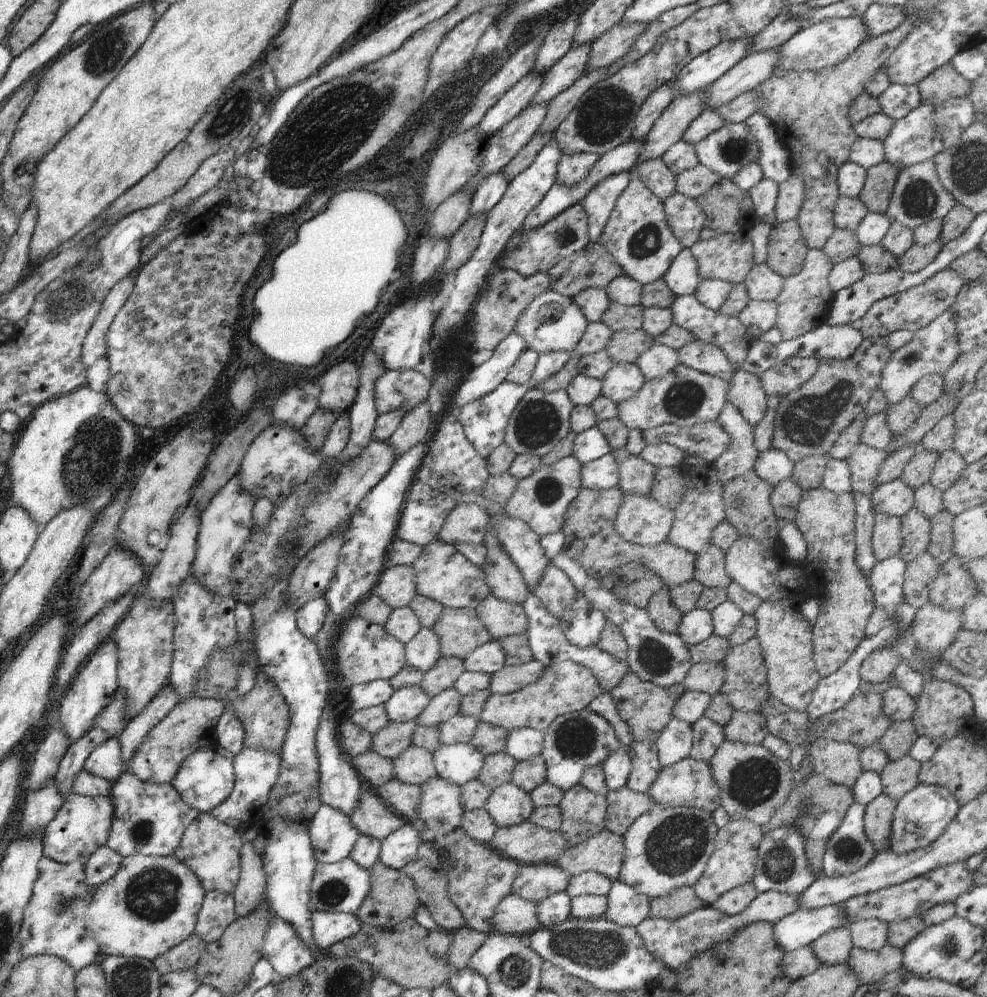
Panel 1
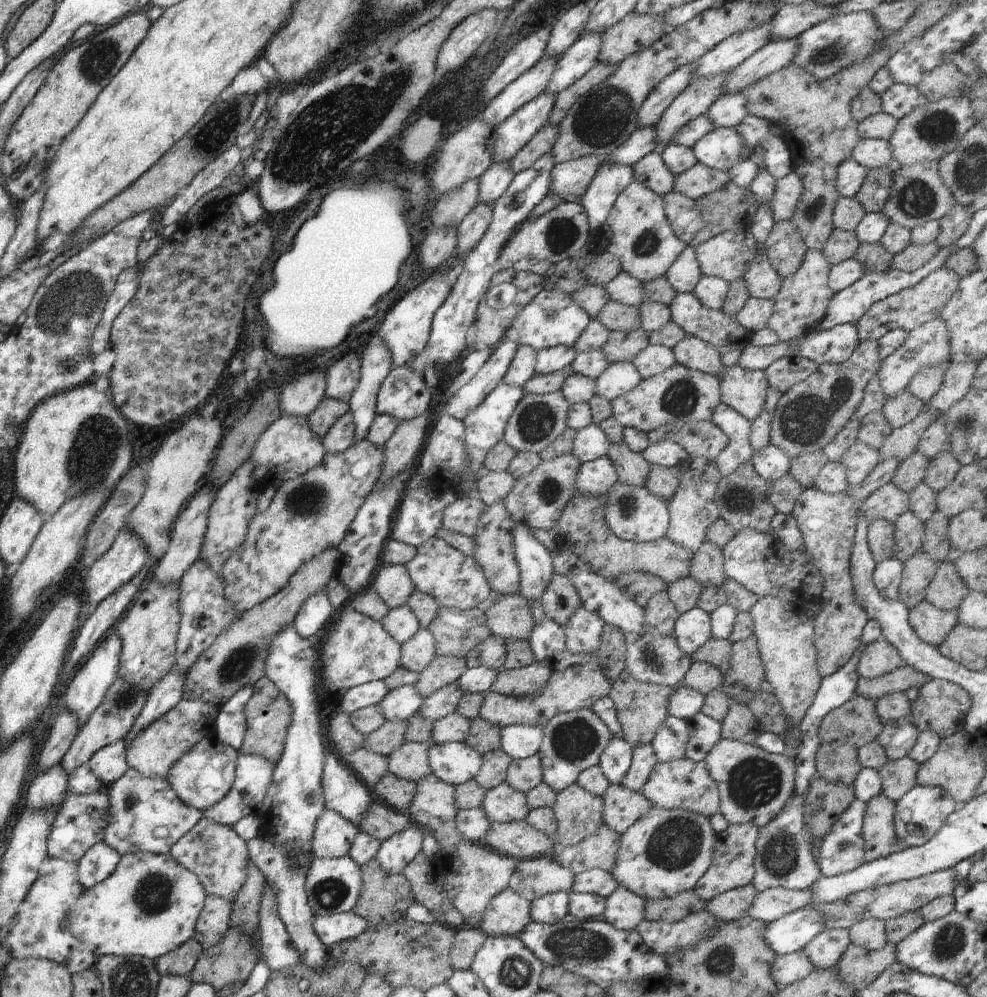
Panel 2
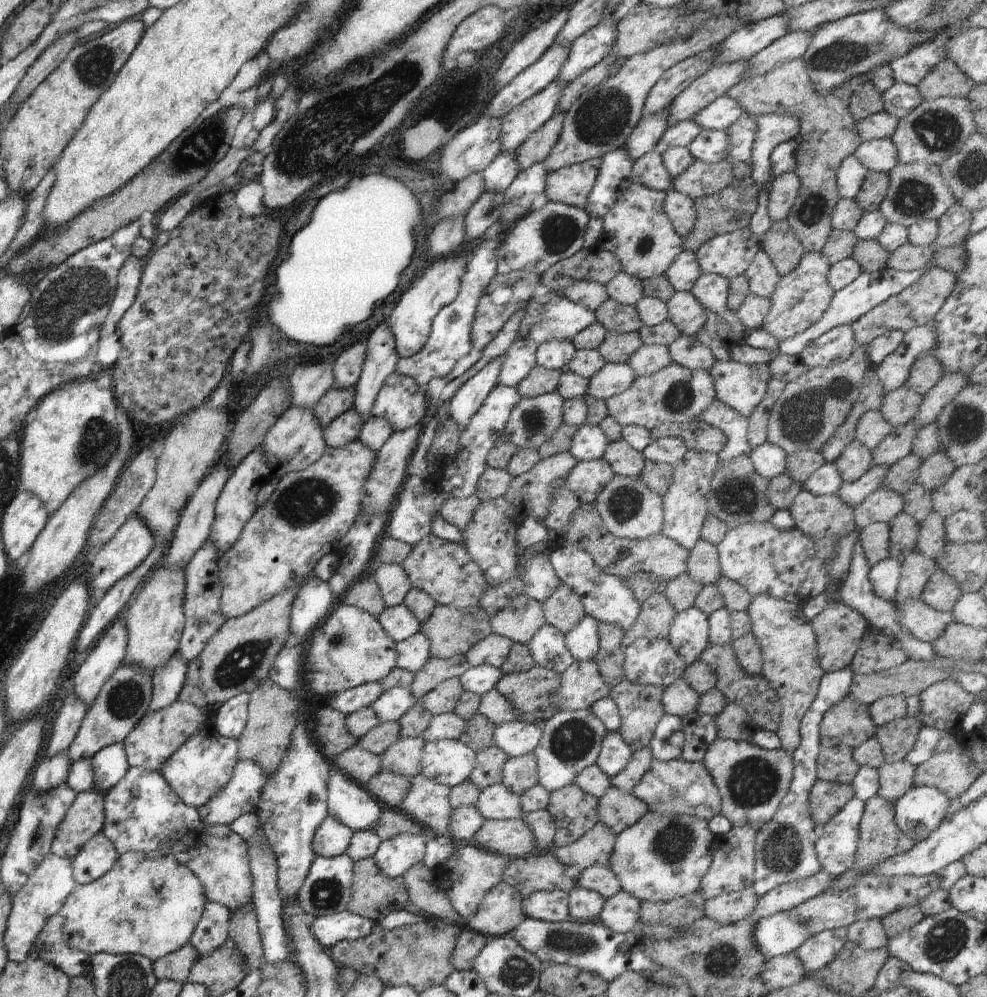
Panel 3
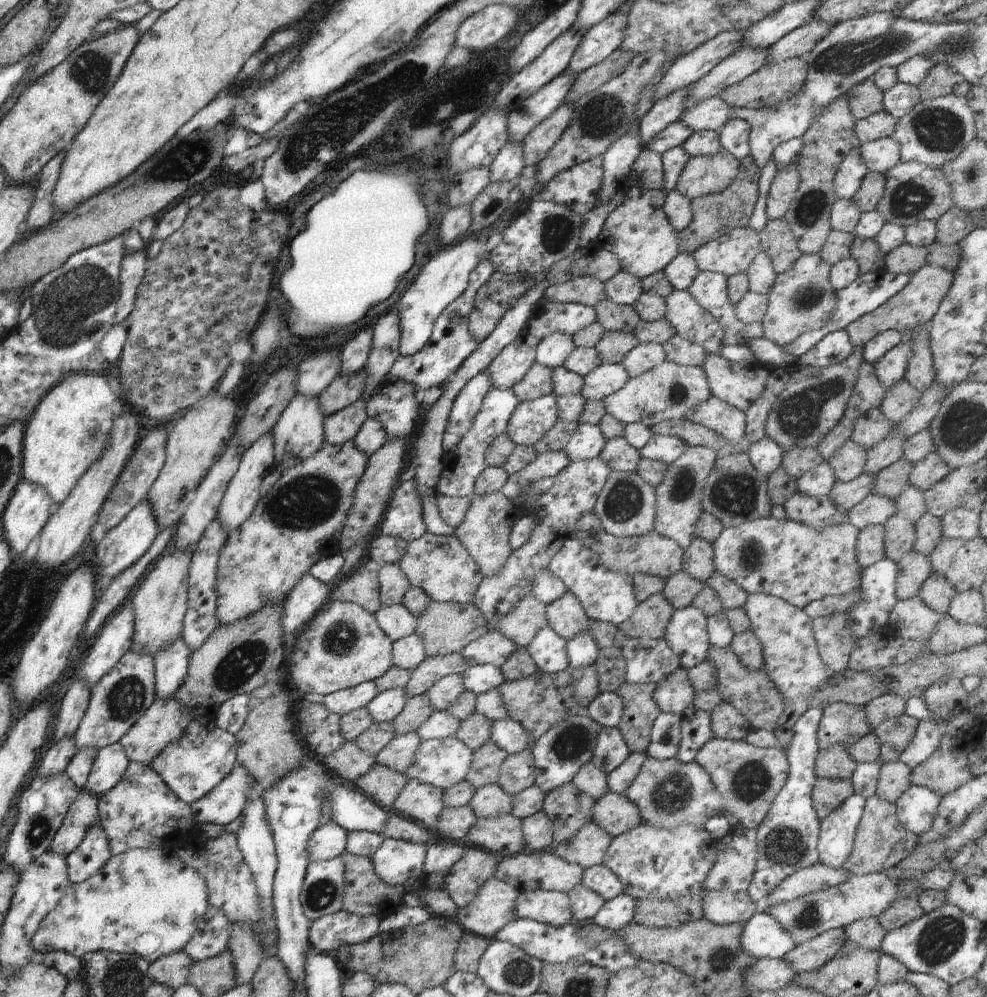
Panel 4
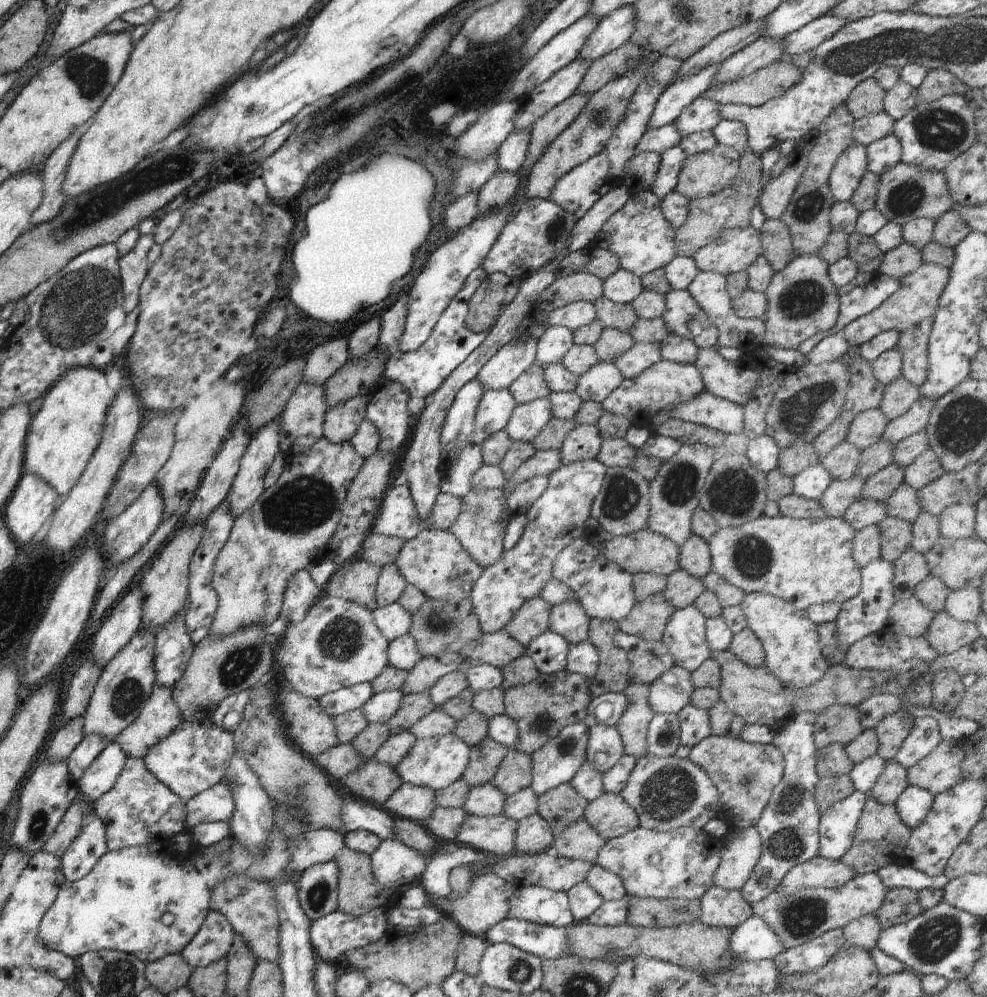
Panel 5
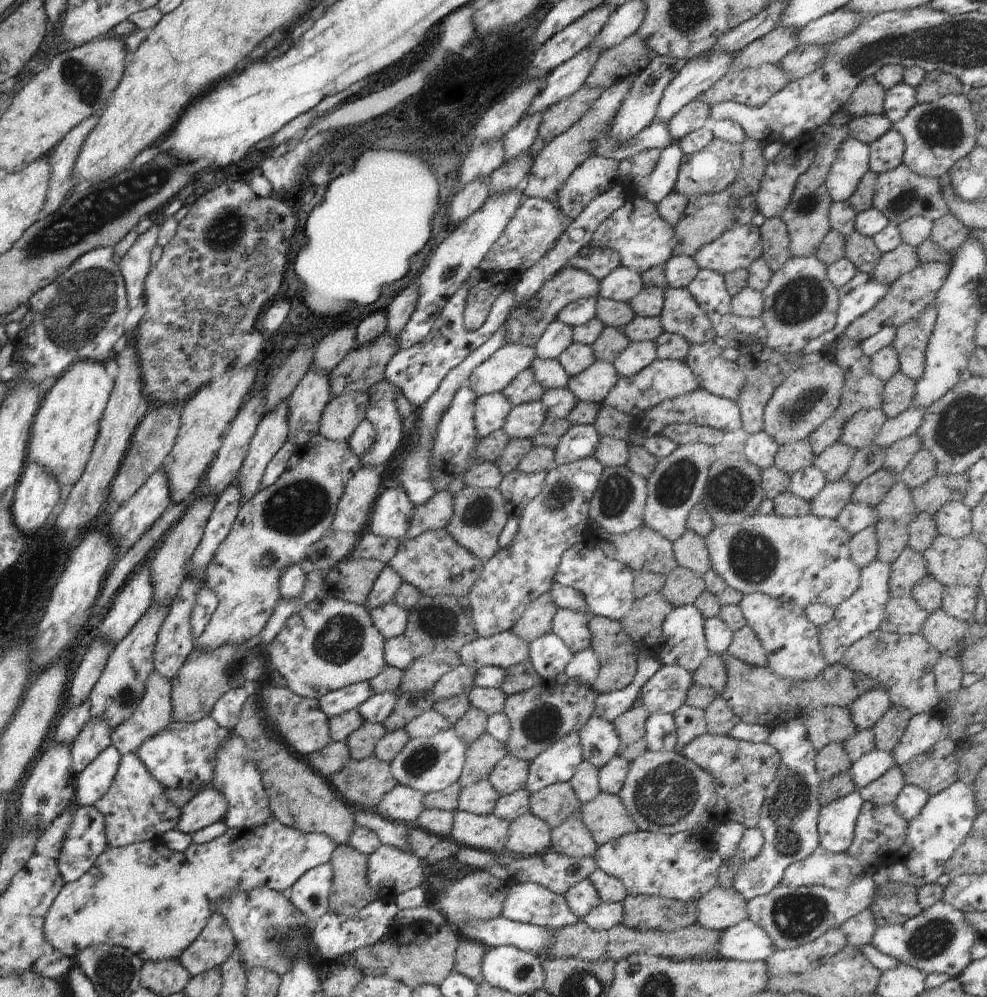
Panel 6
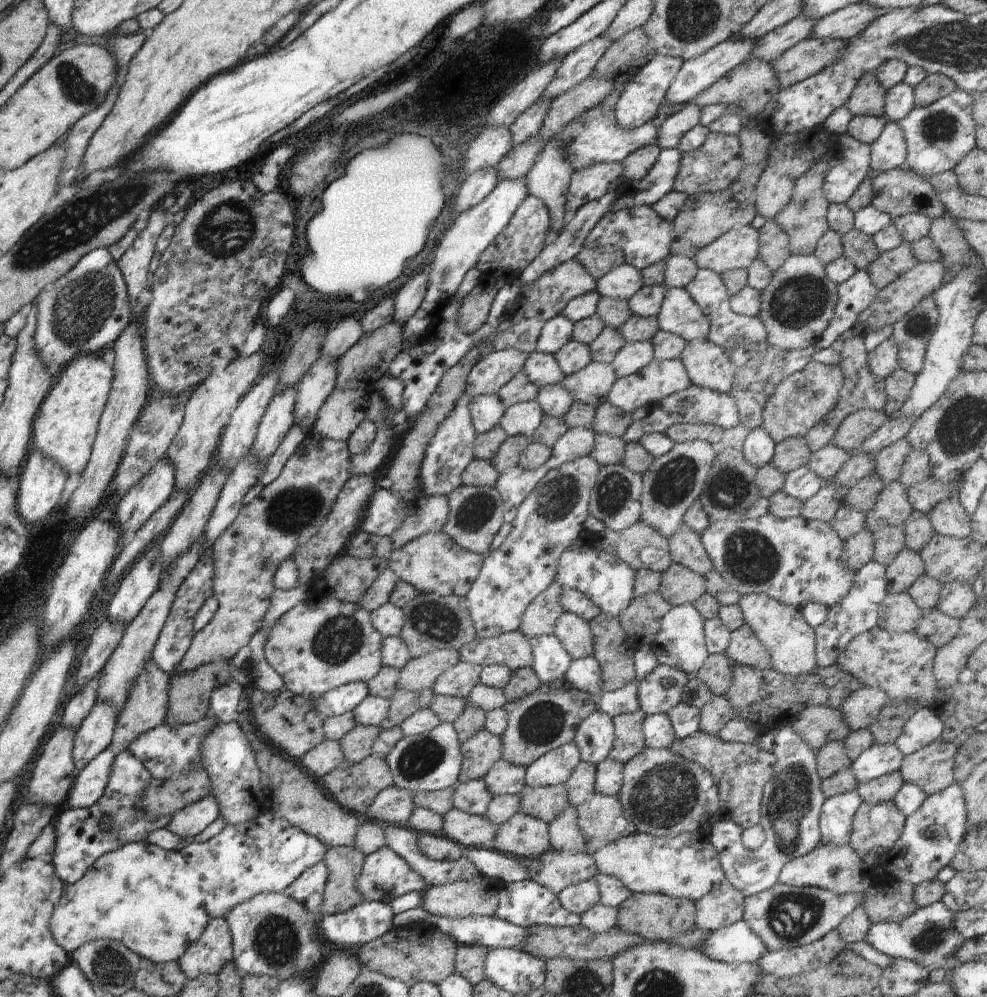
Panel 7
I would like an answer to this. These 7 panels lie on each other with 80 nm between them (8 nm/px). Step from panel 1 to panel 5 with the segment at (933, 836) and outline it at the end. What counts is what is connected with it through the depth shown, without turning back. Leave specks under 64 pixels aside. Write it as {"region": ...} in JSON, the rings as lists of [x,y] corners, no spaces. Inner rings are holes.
{"region":[[[908,785],[896,800],[895,805],[904,824],[913,829],[926,818],[933,802],[934,797],[930,791],[919,786]]]}

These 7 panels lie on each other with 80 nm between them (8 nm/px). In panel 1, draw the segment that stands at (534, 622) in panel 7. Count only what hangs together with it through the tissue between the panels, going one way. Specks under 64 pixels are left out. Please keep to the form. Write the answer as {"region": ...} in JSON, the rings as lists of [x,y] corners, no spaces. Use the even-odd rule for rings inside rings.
{"region":[[[488,595],[475,608],[477,616],[493,639],[527,632],[527,616],[523,606],[494,595]]]}

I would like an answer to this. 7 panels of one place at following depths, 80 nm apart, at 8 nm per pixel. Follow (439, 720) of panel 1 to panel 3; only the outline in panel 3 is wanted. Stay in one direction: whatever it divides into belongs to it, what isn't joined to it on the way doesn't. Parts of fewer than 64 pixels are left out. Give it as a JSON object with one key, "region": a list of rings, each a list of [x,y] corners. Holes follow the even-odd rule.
{"region":[[[452,678],[438,684],[432,692],[426,694],[421,699],[421,705],[432,716],[454,713],[456,704],[462,697],[463,692],[459,678]]]}

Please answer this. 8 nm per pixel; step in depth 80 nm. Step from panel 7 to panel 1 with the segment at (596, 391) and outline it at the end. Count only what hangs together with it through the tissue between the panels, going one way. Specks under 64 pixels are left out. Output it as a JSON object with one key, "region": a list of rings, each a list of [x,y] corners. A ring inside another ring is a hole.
{"region":[[[636,363],[615,364],[601,380],[601,395],[618,404],[632,398],[642,385],[645,378]]]}

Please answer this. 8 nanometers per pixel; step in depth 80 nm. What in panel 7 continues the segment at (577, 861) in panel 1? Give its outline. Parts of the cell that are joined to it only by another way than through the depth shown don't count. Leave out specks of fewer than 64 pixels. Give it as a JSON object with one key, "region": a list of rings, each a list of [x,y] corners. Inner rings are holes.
{"region":[[[568,805],[551,823],[548,823],[549,841],[556,851],[590,852],[577,823],[577,807]]]}

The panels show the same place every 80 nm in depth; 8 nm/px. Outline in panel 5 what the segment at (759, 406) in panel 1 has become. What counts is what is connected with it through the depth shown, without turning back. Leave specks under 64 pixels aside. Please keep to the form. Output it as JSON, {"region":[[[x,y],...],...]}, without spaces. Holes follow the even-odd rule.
{"region":[[[718,348],[698,350],[694,365],[704,382],[704,389],[736,406],[744,406],[760,382],[760,372],[745,368],[743,362],[731,362],[718,354]]]}

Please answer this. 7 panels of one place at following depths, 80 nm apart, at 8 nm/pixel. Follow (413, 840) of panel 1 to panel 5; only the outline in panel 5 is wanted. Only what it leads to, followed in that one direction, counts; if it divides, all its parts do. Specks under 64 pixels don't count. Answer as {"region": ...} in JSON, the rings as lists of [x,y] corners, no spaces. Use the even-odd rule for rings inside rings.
{"region":[[[384,840],[369,856],[376,882],[399,889],[404,883],[418,886],[426,870],[427,857],[400,840]]]}

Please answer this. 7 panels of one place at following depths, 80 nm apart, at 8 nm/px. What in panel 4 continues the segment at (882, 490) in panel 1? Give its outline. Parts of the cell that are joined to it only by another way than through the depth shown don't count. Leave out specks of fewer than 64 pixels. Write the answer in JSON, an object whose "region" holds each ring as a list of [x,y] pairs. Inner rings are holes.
{"region":[[[870,494],[847,514],[849,524],[860,531],[866,526],[884,525],[888,518],[896,515],[896,502],[888,496]]]}

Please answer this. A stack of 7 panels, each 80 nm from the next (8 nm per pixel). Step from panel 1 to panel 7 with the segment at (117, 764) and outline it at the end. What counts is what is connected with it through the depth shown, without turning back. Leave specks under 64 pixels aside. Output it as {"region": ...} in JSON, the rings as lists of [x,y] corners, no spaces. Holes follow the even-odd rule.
{"region":[[[106,749],[76,772],[73,785],[65,798],[73,809],[85,809],[96,805],[104,794],[115,755]]]}

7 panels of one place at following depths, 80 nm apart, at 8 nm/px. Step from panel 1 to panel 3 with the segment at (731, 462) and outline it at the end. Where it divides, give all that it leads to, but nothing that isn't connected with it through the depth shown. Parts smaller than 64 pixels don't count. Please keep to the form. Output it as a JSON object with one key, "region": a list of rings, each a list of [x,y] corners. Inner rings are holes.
{"region":[[[715,399],[699,416],[699,420],[720,430],[727,439],[725,448],[717,455],[719,461],[725,463],[751,452],[752,447],[748,443],[749,423],[742,414]]]}

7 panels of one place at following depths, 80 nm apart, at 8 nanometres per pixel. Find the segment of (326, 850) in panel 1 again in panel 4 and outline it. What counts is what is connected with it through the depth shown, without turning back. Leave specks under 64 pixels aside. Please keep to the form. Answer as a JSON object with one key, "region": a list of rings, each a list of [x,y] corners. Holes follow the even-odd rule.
{"region":[[[333,821],[321,825],[312,832],[308,840],[308,860],[310,863],[340,857],[346,852],[349,831]]]}

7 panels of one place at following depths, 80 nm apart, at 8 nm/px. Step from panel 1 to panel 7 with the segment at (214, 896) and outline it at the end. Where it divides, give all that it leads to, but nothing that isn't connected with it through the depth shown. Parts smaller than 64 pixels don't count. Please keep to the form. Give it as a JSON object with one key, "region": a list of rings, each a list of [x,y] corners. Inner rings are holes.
{"region":[[[224,917],[210,919],[200,938],[190,944],[176,961],[189,978],[217,975],[221,968],[233,960],[233,940],[228,921]]]}

